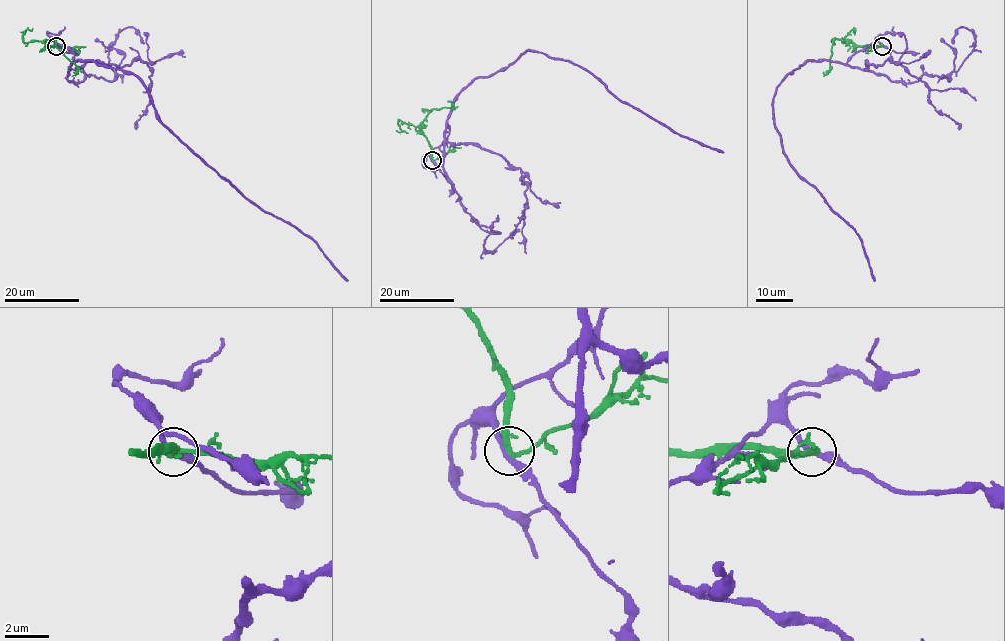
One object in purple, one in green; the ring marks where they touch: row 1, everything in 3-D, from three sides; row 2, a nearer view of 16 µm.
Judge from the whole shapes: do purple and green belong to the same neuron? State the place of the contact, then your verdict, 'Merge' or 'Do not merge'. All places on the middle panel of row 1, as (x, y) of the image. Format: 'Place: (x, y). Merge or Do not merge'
Place: (432, 160). Do not merge

